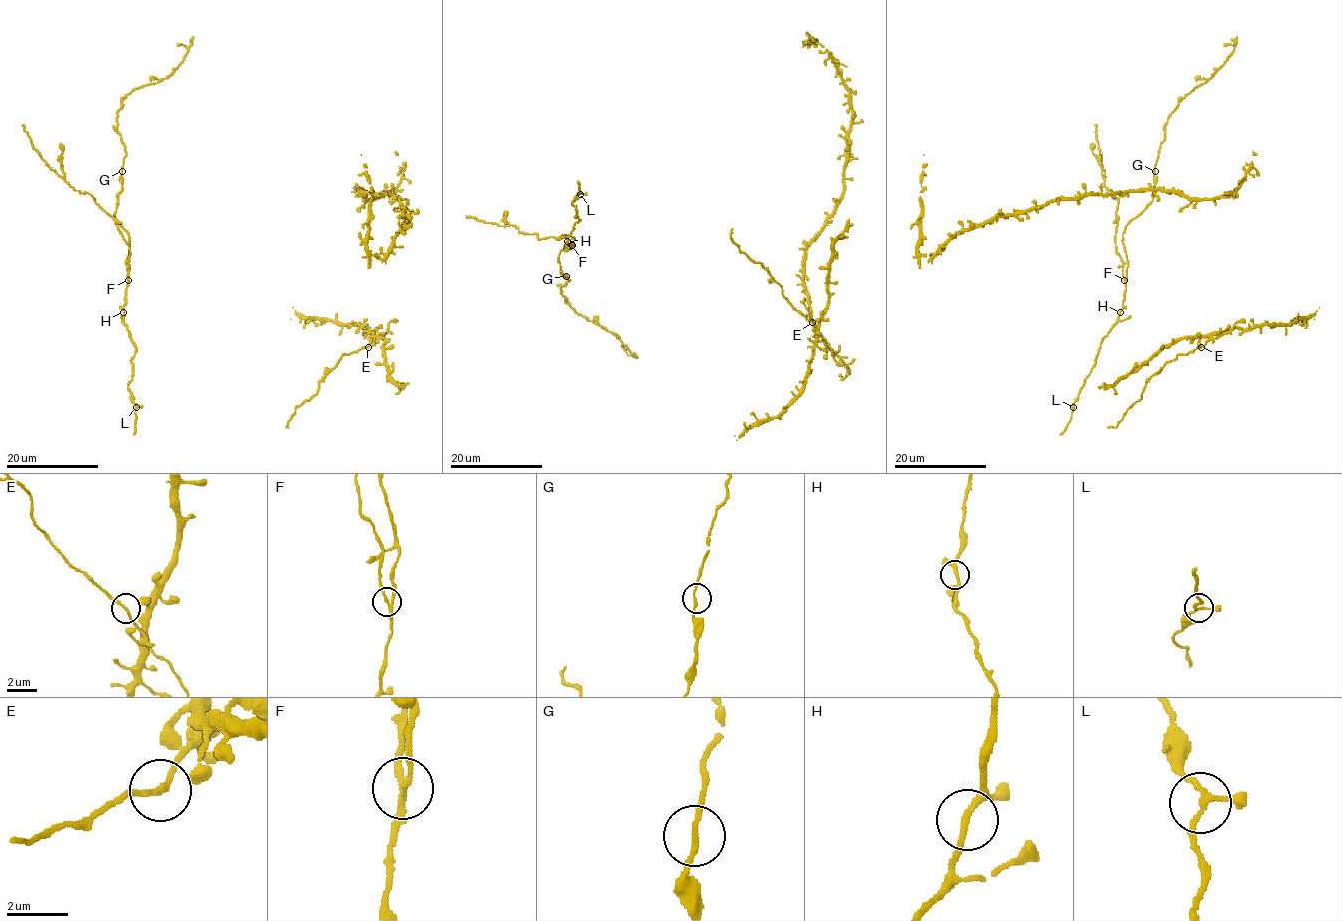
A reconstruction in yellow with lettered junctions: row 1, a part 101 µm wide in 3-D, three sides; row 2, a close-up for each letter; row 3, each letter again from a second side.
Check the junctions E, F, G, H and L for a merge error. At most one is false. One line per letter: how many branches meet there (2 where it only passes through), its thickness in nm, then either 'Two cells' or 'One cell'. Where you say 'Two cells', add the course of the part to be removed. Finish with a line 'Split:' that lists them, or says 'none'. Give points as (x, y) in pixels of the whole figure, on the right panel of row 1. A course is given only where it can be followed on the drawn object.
E: Branches: 2. Thickness 170 nm. One cell
F: Branches: 3. Thickness 160 nm. Two cells. Course of the part to remove: (1125, 279), (1123, 262), (1117, 252), (1115, 240), (1118, 201), (1104, 183), (1105, 172), (1095, 125)
G: Branches: 2. Thickness 160 nm. One cell
H: Branches: 3. Thickness 180 nm. One cell
L: Branches: 3. Thickness 140 nm. One cell
Split: F

